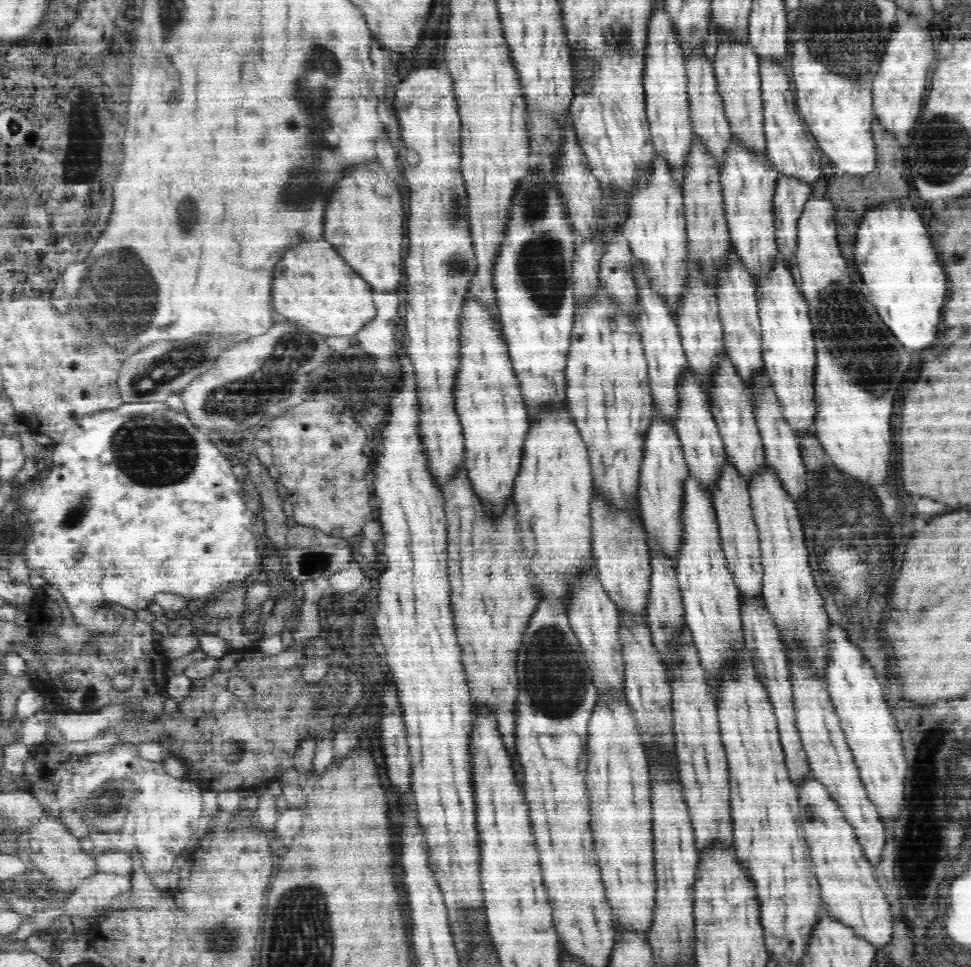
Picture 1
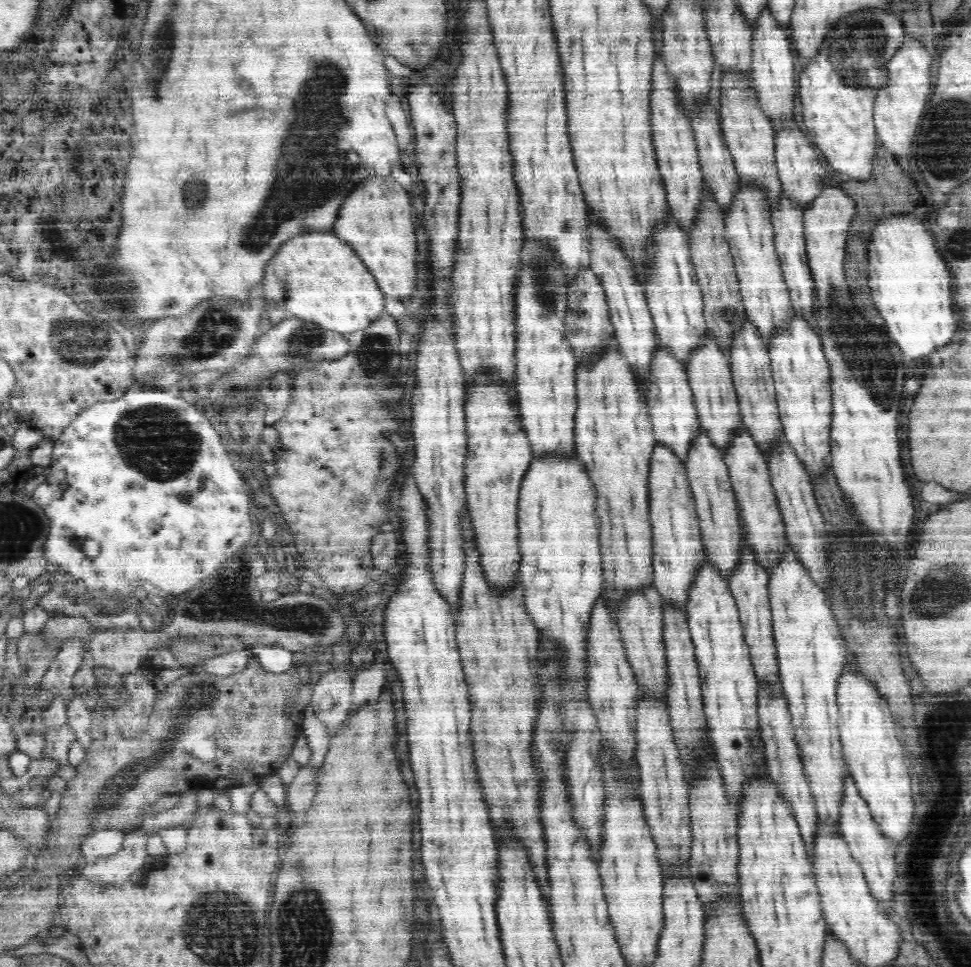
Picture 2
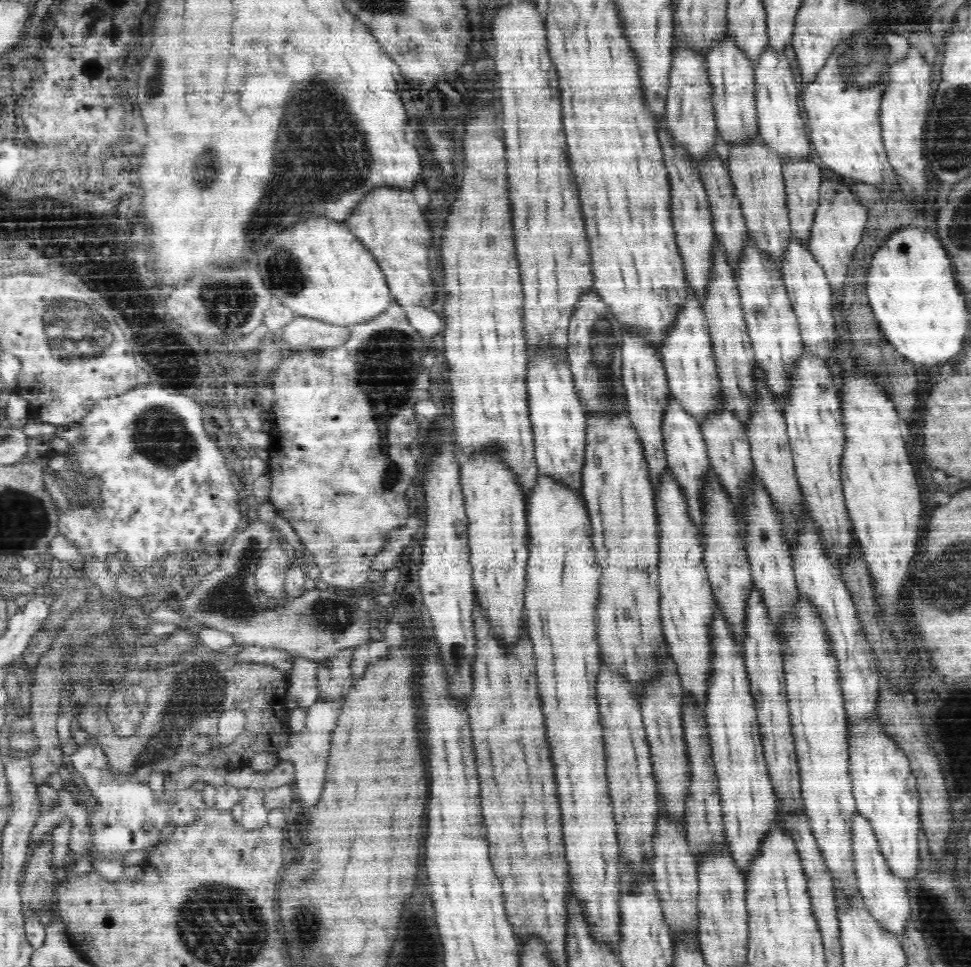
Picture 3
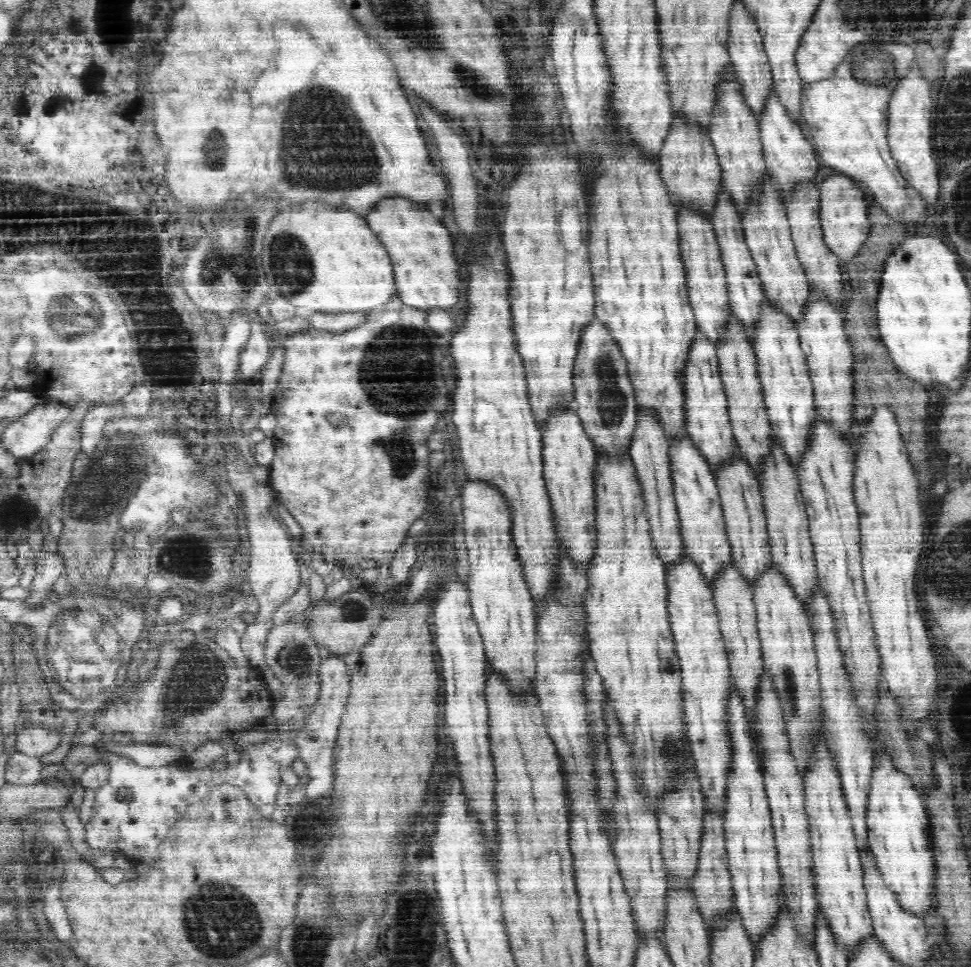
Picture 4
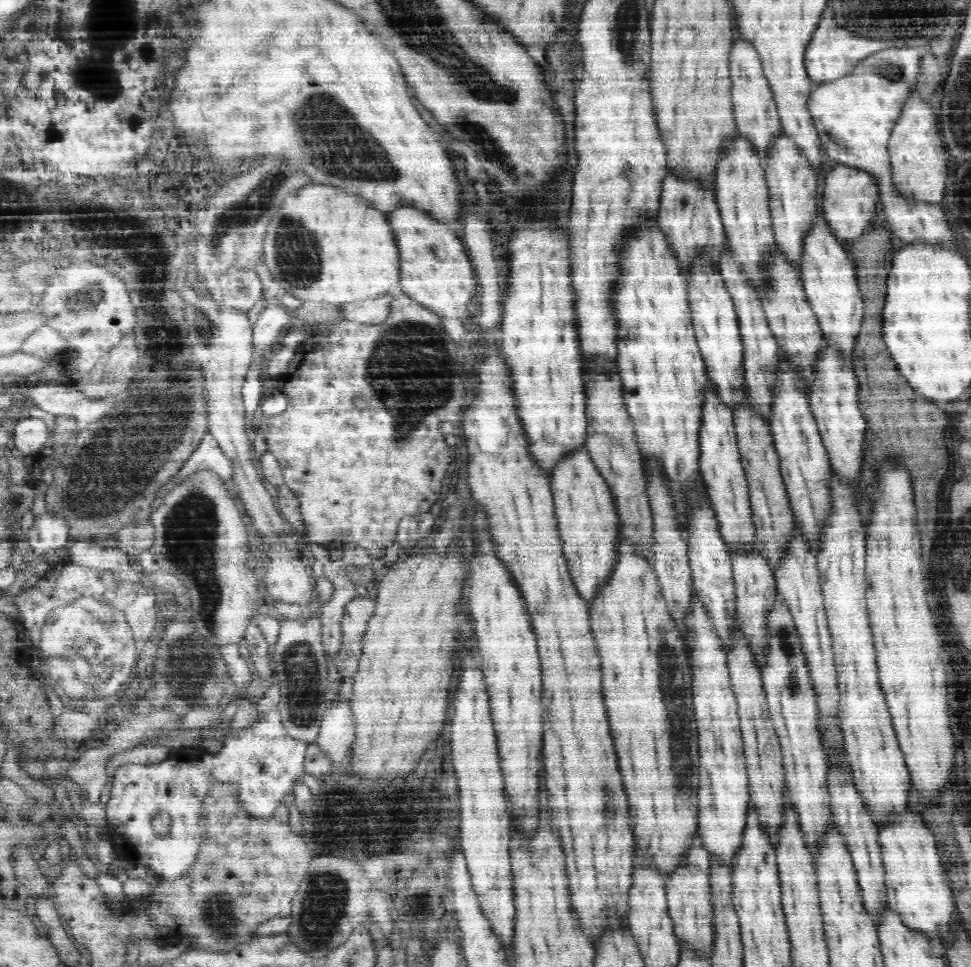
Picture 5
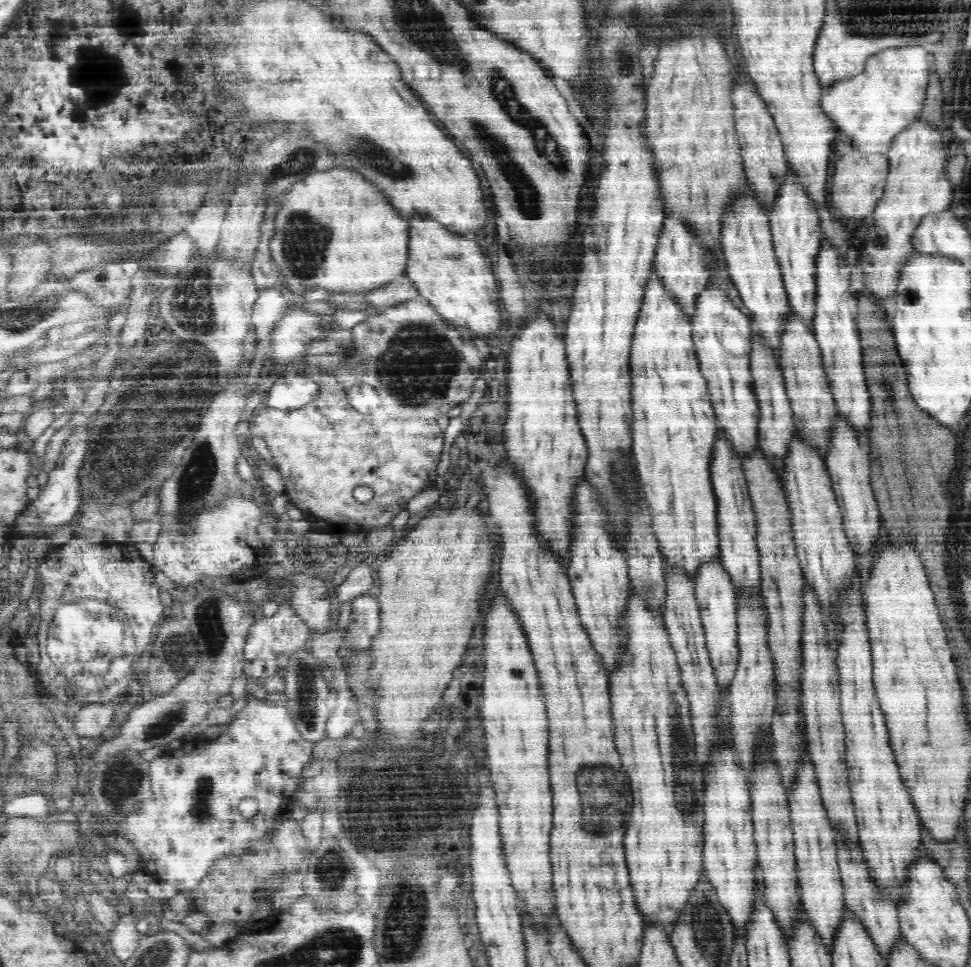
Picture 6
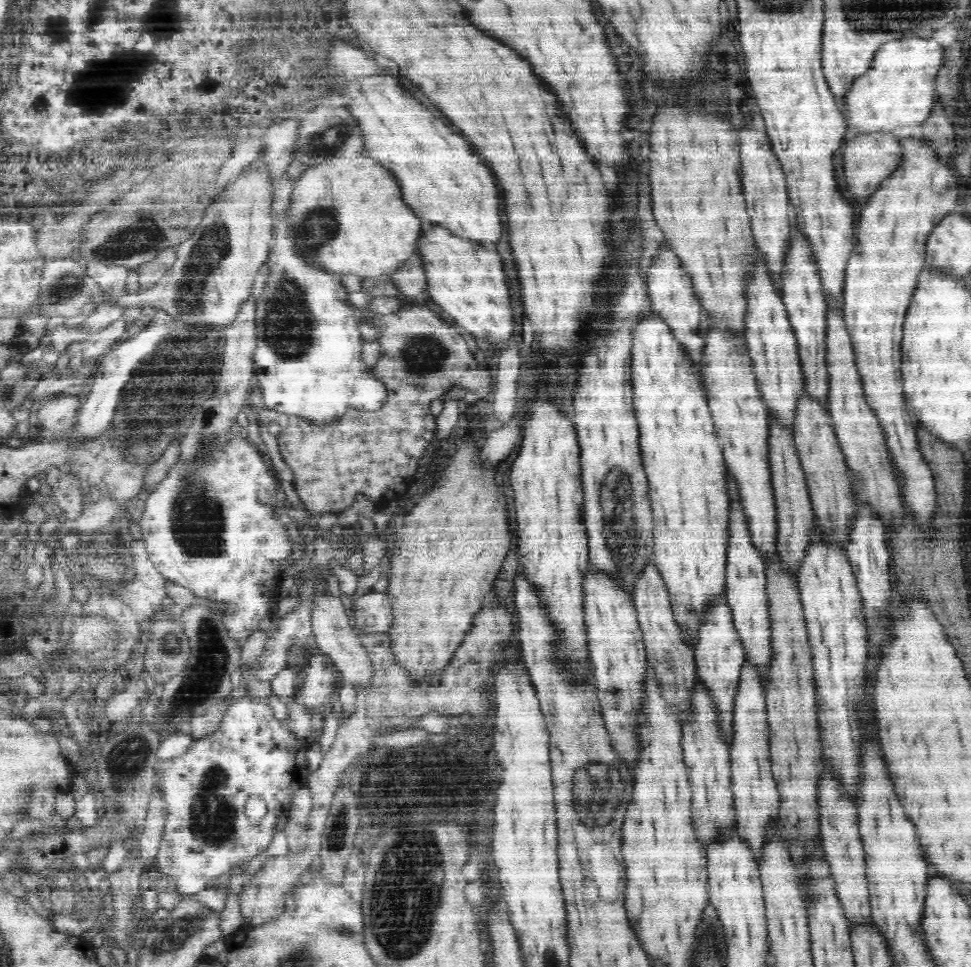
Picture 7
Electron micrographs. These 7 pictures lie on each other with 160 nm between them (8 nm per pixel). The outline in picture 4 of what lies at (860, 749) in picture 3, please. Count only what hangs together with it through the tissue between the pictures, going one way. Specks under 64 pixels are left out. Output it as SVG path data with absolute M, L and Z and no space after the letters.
M890 760L875 762L871 772L870 800L867 806L867 842L875 856L885 886L892 890L902 910L922 914L932 904L932 876L935 853L931 842L931 823L924 798L914 789L908 775L901 773Z

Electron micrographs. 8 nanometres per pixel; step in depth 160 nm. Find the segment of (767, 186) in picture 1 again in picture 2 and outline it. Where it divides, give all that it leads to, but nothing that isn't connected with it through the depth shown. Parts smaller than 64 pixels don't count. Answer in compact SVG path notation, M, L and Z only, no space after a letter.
M740 184L740 189L734 195L732 204L725 214L724 222L746 320L756 328L757 334L768 347L782 328L788 328L788 324L792 324L796 312L781 271L780 259L776 255L771 212L766 197L756 188L743 188Z

